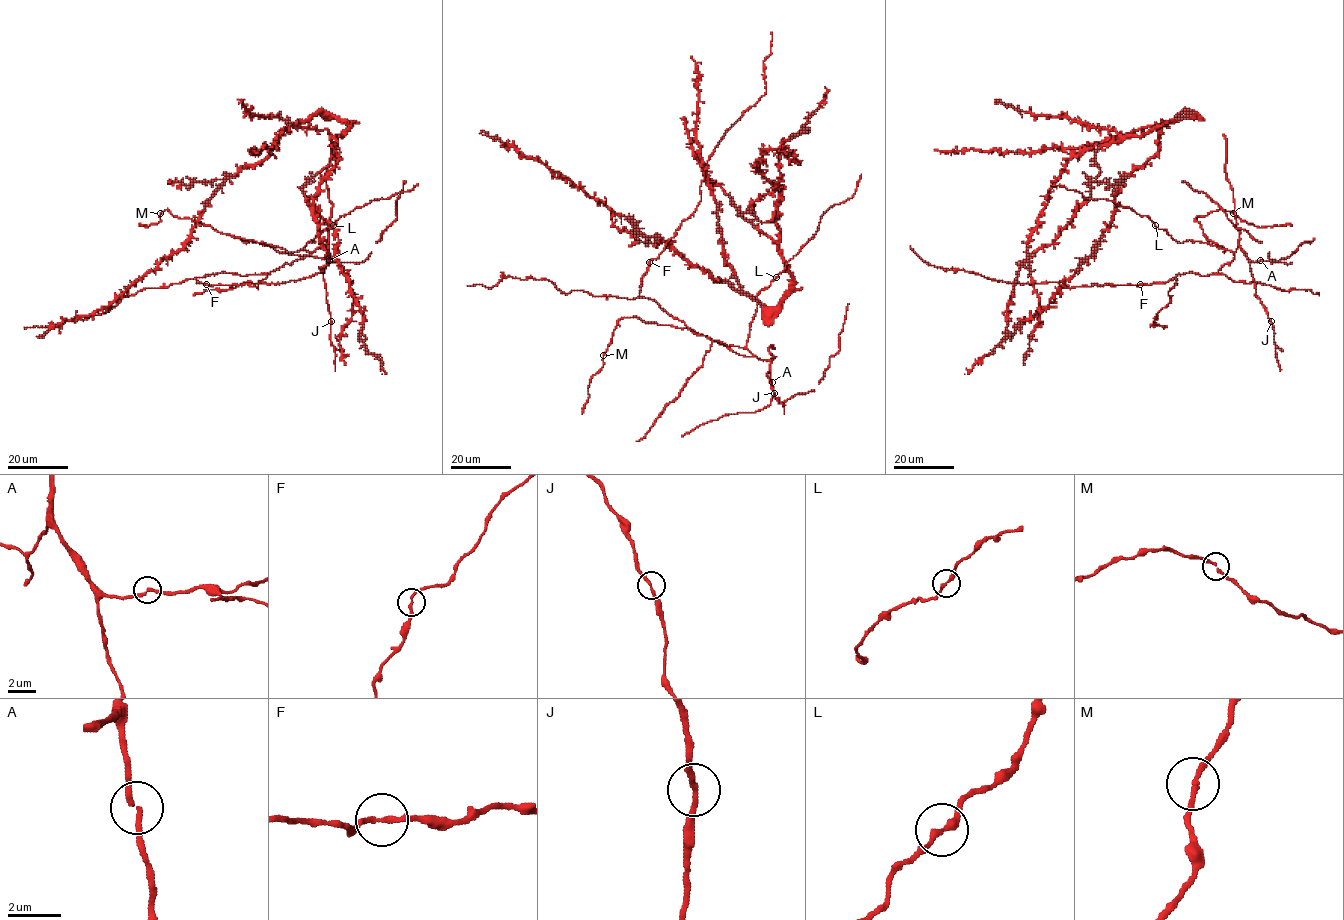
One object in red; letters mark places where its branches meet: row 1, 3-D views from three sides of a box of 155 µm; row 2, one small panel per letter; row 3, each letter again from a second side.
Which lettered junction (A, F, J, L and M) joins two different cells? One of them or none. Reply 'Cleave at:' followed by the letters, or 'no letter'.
Cleave at: no letter

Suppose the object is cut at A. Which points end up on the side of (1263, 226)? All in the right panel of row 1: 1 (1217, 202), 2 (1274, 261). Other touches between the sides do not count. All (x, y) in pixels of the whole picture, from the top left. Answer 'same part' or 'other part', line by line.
1: other part
2: other part

